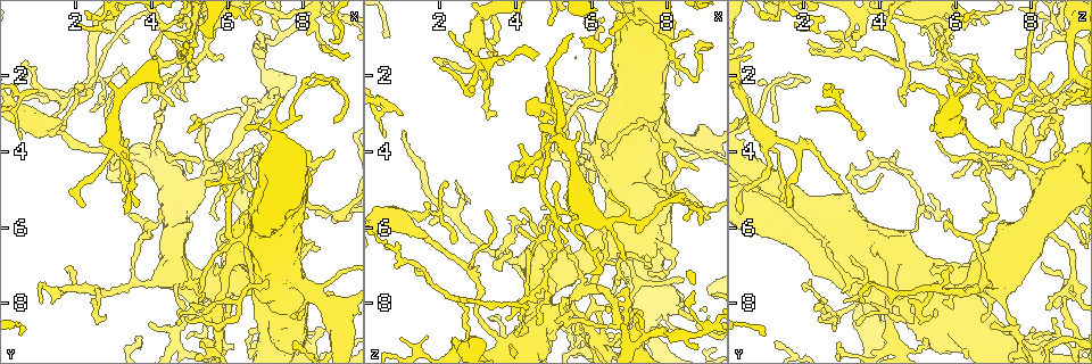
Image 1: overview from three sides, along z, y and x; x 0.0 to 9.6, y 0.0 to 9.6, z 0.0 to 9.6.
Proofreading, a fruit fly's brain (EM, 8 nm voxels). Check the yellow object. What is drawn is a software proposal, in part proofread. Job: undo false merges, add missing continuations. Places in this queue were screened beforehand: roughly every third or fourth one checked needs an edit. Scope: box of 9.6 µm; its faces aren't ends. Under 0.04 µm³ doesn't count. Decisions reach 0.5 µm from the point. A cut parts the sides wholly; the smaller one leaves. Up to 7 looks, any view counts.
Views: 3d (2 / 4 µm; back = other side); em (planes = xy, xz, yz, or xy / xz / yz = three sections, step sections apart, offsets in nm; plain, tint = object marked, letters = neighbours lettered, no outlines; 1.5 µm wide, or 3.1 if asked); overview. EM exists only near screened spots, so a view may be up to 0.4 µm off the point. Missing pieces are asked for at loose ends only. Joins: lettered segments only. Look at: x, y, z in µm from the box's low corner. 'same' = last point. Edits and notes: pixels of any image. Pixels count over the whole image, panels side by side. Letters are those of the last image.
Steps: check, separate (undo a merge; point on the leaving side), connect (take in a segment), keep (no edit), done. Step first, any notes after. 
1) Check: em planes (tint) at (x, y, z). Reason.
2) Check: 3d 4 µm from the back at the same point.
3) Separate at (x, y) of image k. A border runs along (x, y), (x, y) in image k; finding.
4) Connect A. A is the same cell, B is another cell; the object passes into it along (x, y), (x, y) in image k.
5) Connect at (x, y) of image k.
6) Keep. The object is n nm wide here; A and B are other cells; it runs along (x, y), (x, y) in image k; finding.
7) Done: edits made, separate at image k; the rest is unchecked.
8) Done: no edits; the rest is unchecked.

Check: em planes (letters) at (8.45, 1.10, 5.75). End of a long branch.

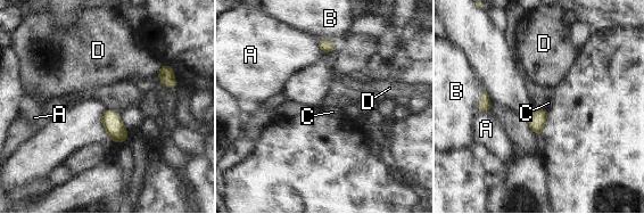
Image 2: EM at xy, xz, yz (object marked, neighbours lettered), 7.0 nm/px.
Keep. The object is 130 nm wide here; A, B, C and D are other cells; a border runs along (543, 107), (546, 110) in image 2; none of them fits.

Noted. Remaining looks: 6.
Check: em planes (letters) at (3.80, 2.65, 8.45). Tapers out.

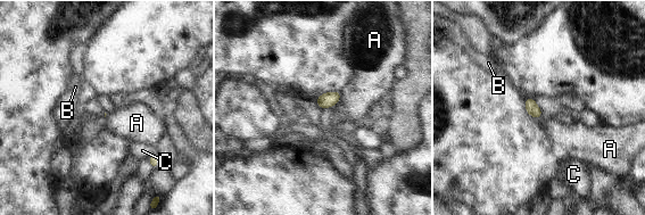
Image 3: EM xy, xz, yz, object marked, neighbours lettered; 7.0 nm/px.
Keep. A, B and C are other cells; a border runs along (340, 91), (340, 98), (337, 102) in image 3; none of them fits.

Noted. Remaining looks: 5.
Check: em planes (letters) at (5.85, 4.25, 7.60). Abrupt turn.

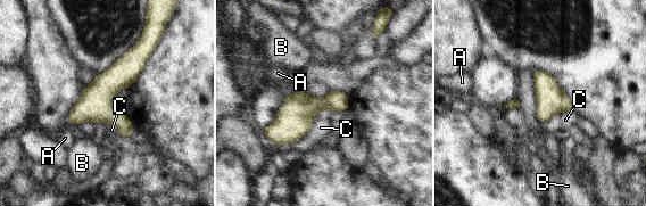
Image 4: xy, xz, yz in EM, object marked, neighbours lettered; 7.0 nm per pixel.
Keep. The longest contact is with C, 380 nm; A, B and C are other cells; it runs along (141, 43), (141, 51), (71, 121) in image 4; one neuron here.

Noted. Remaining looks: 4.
Done: no edits; the rest is unchecked.

